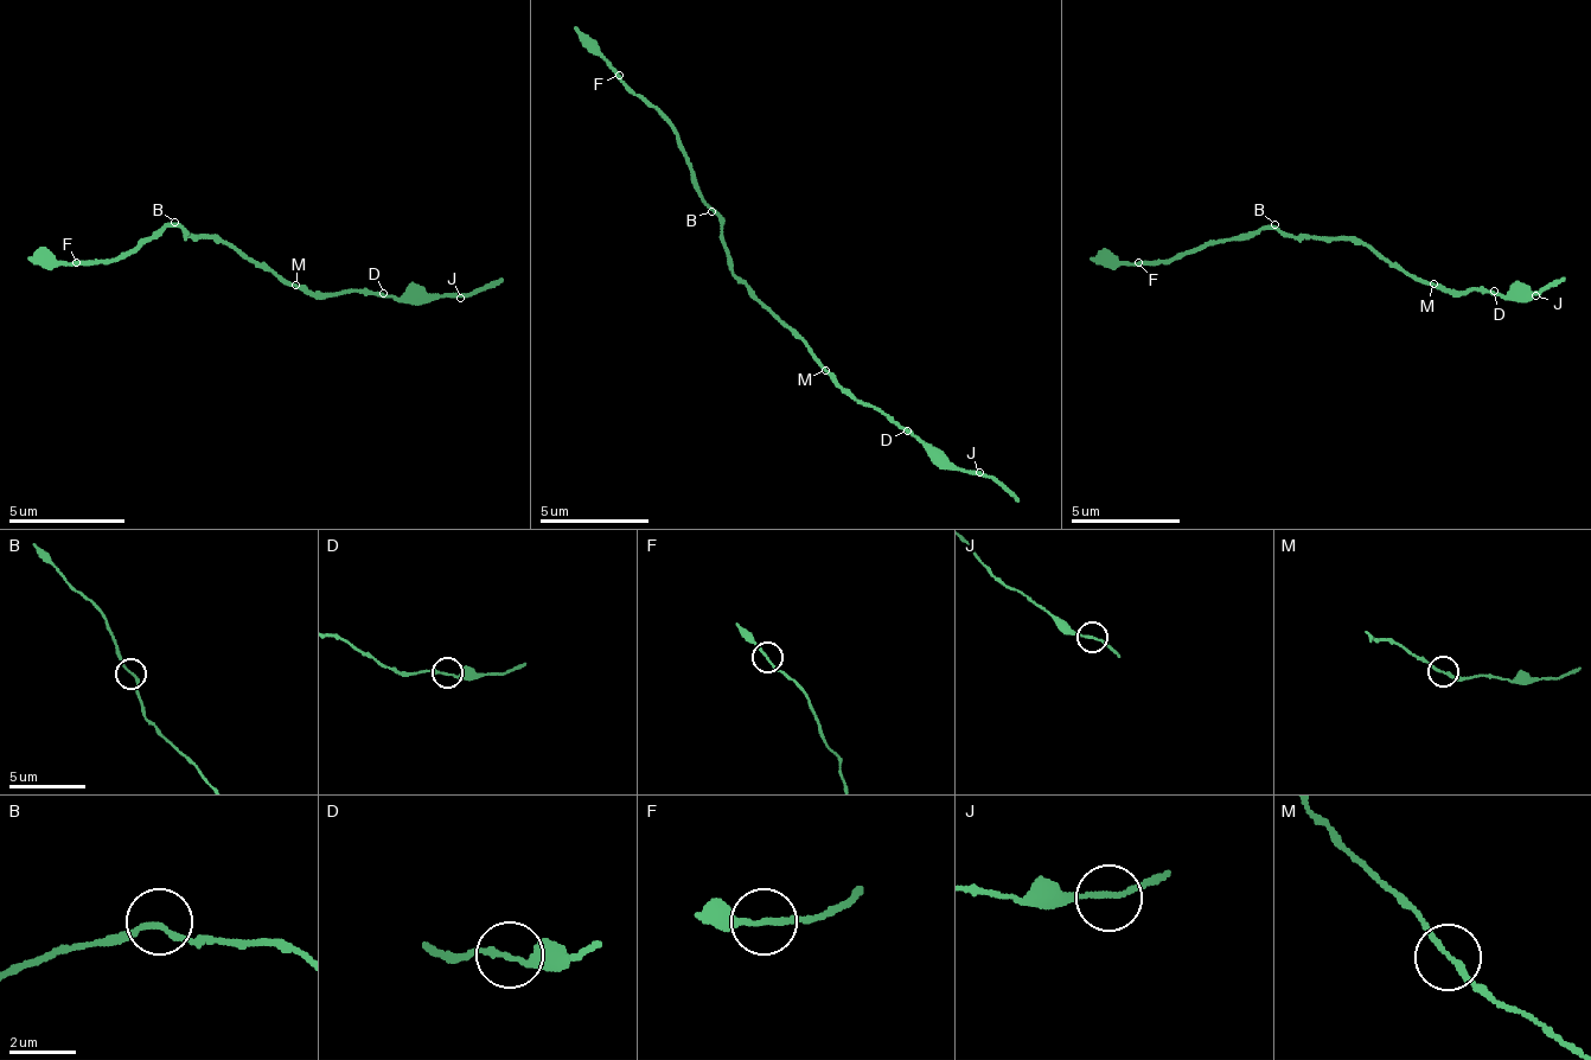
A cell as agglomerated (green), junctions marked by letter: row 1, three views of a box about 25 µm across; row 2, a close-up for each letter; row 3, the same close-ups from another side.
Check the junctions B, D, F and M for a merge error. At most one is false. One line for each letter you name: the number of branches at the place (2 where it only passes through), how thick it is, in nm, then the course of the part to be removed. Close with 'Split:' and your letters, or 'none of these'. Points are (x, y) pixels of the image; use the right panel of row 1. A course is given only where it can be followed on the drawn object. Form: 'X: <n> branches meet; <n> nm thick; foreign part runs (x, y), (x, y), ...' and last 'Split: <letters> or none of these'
Split: none of these

